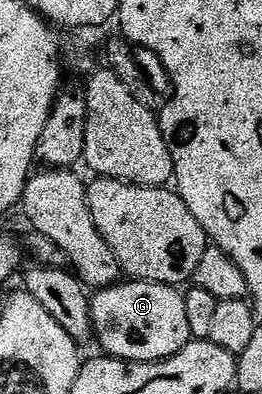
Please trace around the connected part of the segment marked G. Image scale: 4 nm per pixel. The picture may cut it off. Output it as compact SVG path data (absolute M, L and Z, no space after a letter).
M121 280L115 286L106 286L97 289L91 295L92 303L92 333L95 341L100 341L100 346L105 355L110 358L122 358L126 362L160 362L163 358L172 358L178 352L182 352L182 348L186 348L186 344L193 341L190 332L190 320L186 317L186 304L184 303L183 293L175 286L167 286L161 282L138 282L135 280Z

